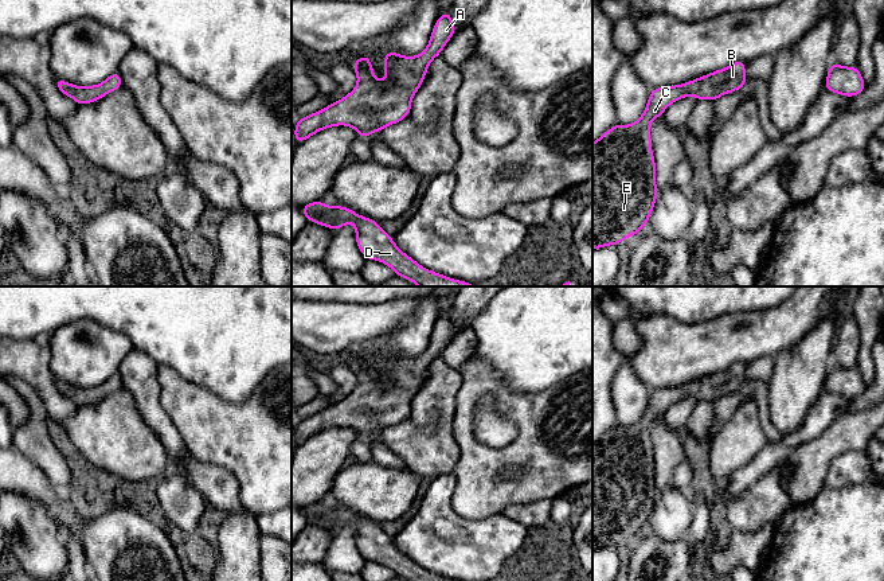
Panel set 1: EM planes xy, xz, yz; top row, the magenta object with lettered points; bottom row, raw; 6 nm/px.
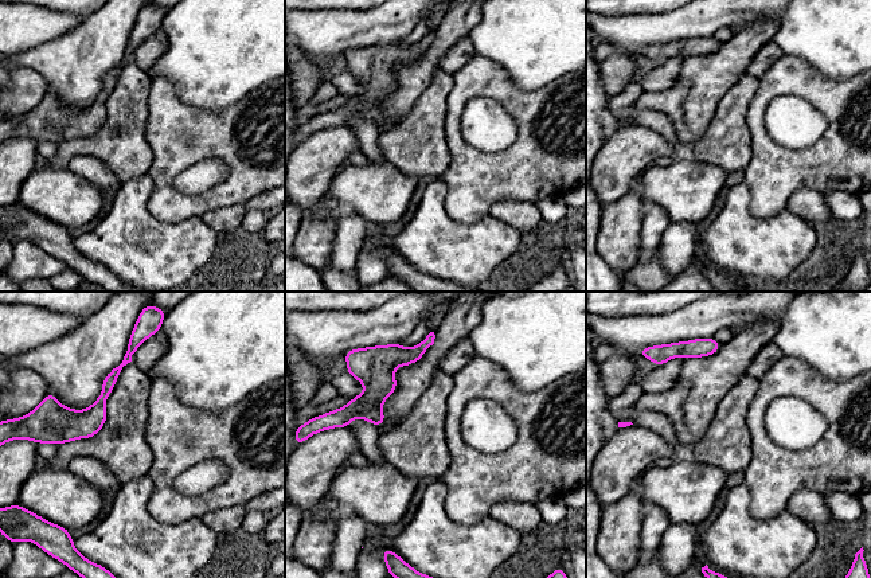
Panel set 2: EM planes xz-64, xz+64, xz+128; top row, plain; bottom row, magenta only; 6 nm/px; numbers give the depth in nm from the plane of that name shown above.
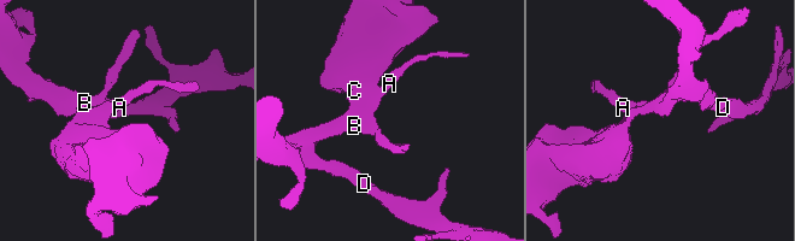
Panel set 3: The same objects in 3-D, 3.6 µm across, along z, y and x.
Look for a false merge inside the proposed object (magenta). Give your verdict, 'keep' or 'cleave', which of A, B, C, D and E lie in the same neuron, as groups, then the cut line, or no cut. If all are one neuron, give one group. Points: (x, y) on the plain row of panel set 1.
keep; A B C D E; no cut

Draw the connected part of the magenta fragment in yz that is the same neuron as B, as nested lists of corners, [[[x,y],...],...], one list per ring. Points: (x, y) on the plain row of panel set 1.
[[[746,364],[731,367],[676,387],[661,387],[650,393],[645,413],[631,426],[615,425],[592,444],[592,551],[619,546],[648,526],[658,490],[656,463],[650,449],[650,424],[661,418],[673,403],[693,397],[696,401],[715,402],[727,394],[746,389]]]

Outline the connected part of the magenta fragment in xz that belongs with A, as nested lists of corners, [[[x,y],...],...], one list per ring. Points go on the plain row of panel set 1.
[[[451,312],[441,316],[433,330],[425,352],[416,358],[403,358],[388,352],[383,358],[387,383],[376,381],[371,358],[363,356],[351,367],[357,377],[357,387],[340,402],[300,420],[294,440],[300,445],[314,434],[336,426],[352,428],[360,438],[404,421],[411,413],[411,401],[425,382],[430,363],[455,335]]]

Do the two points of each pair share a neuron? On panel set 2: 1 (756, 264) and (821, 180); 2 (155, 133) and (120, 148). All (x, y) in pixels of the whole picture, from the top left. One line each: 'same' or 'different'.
1: different
2: different

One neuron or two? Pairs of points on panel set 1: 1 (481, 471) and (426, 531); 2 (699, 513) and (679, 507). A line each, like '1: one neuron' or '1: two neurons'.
1: two neurons
2: two neurons

